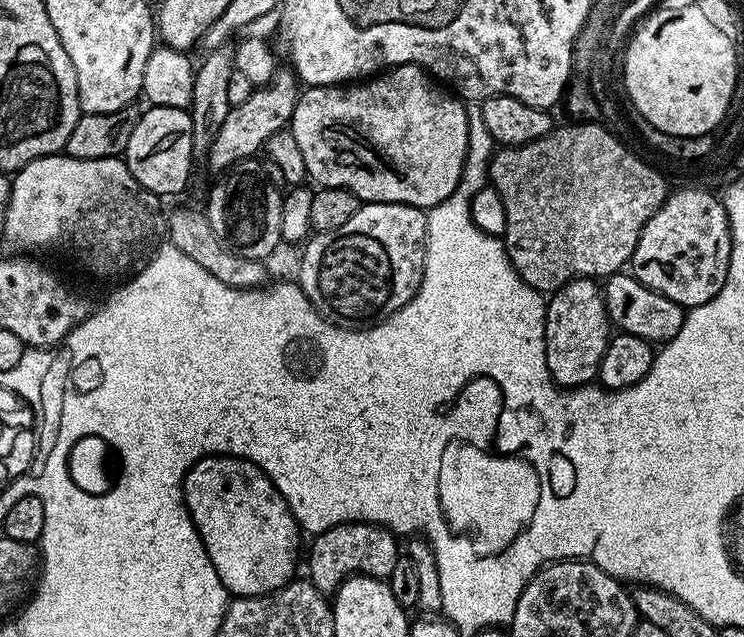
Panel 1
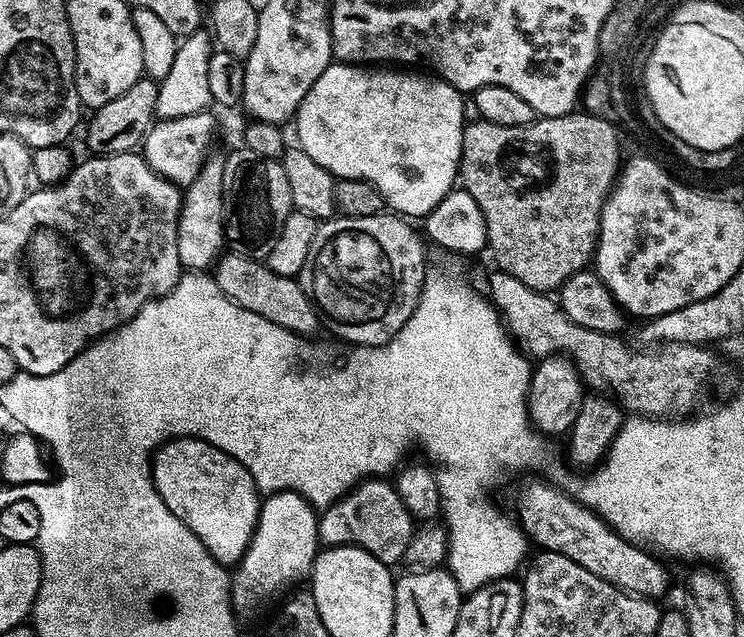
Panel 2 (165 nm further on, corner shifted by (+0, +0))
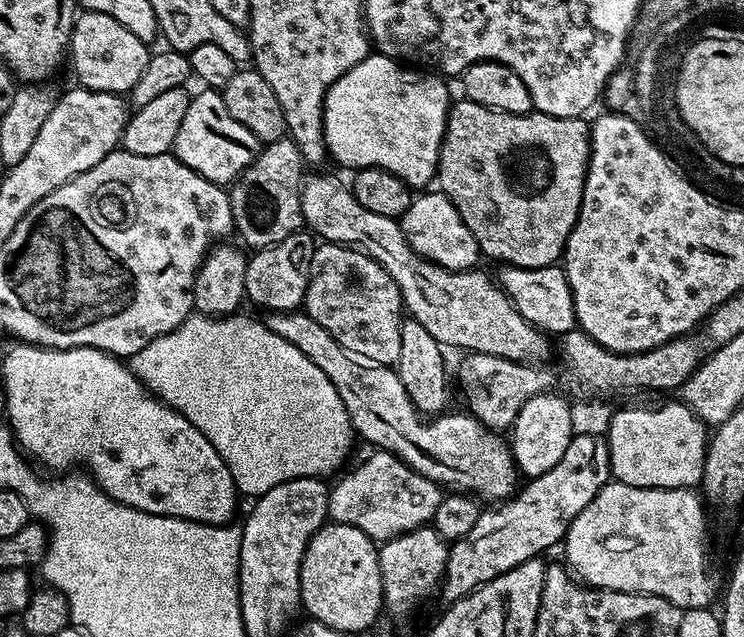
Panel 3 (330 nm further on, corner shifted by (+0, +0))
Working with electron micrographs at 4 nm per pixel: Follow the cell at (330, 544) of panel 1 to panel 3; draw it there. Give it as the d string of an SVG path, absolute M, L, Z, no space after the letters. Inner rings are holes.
M392 452L371 453L353 472L348 472L328 493L328 520L333 524L354 526L377 542L393 540L416 528L425 527L444 501L446 492L403 464Z

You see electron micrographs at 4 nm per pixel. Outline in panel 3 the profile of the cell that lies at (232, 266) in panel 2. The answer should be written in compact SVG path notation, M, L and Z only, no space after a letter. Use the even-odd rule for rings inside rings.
M303 310L268 312L266 323L271 332L298 346L298 350L330 378L334 390L338 390L338 398L346 406L353 433L373 444L373 449L392 452L403 464L409 464L418 474L445 490L475 494L488 502L503 502L516 495L522 476L509 441L505 437L503 440L499 431L485 428L475 415L441 414L425 418L406 394L395 367L365 362L353 356Z

